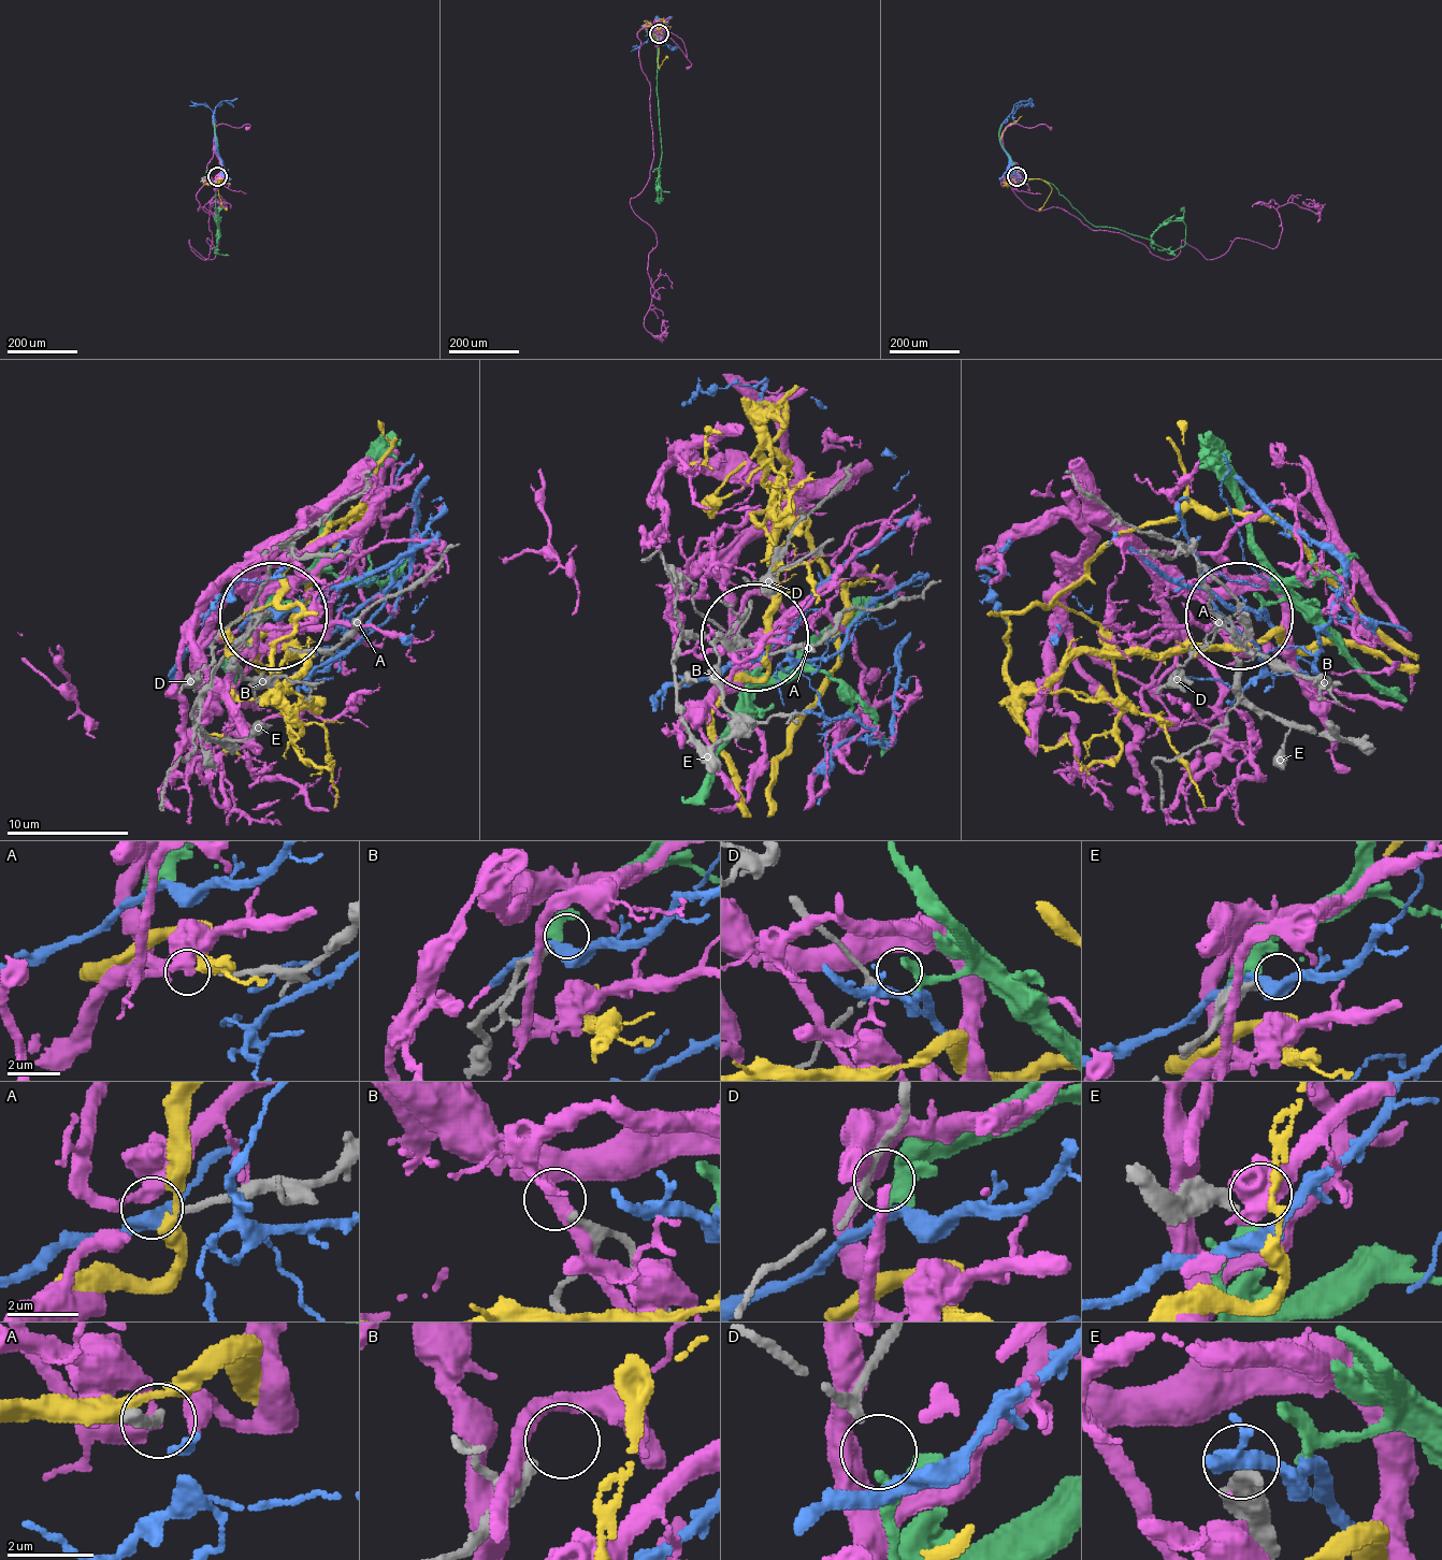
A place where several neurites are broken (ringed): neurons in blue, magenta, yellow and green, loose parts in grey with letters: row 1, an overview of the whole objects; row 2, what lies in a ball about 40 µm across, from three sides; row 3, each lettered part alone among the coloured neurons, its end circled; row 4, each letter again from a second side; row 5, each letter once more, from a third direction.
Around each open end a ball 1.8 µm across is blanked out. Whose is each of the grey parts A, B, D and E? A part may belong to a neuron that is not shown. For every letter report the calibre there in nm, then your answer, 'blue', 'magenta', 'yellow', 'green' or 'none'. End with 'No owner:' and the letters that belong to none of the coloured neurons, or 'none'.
A: calibre 200 nm; magenta
B: calibre 240 nm; none
D: calibre 180 nm; green
E: calibre 400 nm; none
No owner: B, E

